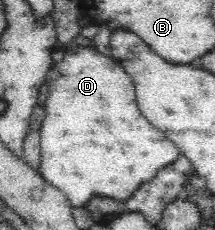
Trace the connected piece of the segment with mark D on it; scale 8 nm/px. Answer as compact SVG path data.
M93 41L86 46L75 44L70 49L66 50L62 61L60 61L60 63L54 62L52 69L47 72L47 75L47 79L52 81L52 85L49 86L47 99L44 105L45 118L38 131L41 137L40 149L42 156L38 172L50 185L53 185L64 192L64 196L68 199L68 202L73 209L85 207L86 203L95 196L110 197L120 202L129 199L143 183L150 181L161 169L172 165L172 163L181 155L181 151L176 147L175 143L168 141L164 133L160 133L154 125L150 125L150 123L142 117L139 105L136 105L137 97L132 78L124 71L122 64L119 61L116 63L116 60L112 57L108 57L99 52Z

